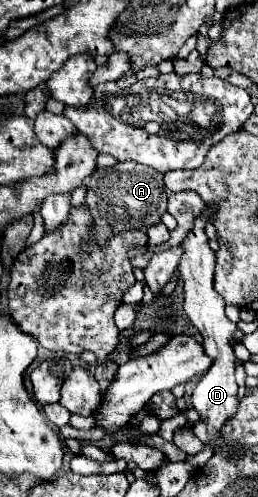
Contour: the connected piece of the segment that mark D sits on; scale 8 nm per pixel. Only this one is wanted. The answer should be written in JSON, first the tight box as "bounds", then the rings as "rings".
{"bounds":[178,209,238,449],"rings":[[[206,209],[202,213],[202,217],[198,217],[194,221],[194,229],[186,235],[186,239],[182,241],[184,247],[184,255],[182,261],[178,265],[180,273],[182,273],[182,281],[184,281],[184,311],[188,315],[188,319],[192,321],[194,327],[198,327],[198,331],[202,333],[202,345],[208,351],[208,357],[214,359],[212,367],[202,375],[202,379],[198,381],[194,393],[192,393],[192,405],[194,409],[200,413],[200,421],[192,427],[194,435],[206,443],[206,441],[214,441],[216,449],[224,443],[220,437],[220,429],[226,423],[226,419],[230,419],[236,413],[238,407],[238,383],[234,379],[234,365],[236,365],[236,355],[232,349],[232,335],[236,331],[236,323],[232,323],[226,313],[224,313],[224,299],[216,293],[212,277],[214,277],[214,267],[216,267],[216,255],[214,251],[208,247],[208,235],[204,233],[204,227],[210,223],[210,211]]]}

